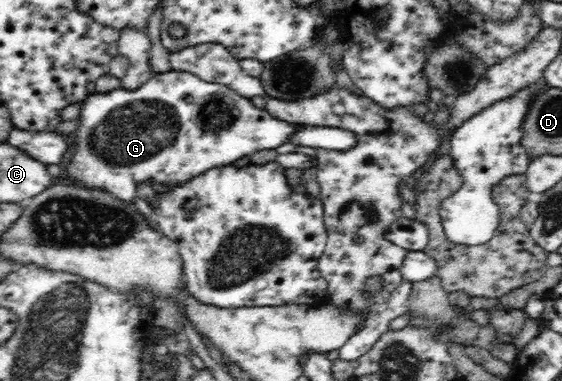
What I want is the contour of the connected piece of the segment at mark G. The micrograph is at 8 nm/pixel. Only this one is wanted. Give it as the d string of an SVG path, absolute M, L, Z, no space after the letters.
M169 70L163 73L153 74L153 77L149 79L149 81L146 81L137 89L129 90L119 87L105 93L99 93L97 91L88 93L87 97L81 102L80 116L78 117L80 122L71 136L71 144L73 144L71 162L65 165L67 177L69 177L71 181L75 181L75 184L78 184L81 187L108 191L117 199L131 205L134 203L135 199L137 199L137 187L143 185L143 182L146 182L147 184L162 183L163 185L185 185L189 183L193 177L205 173L207 169L231 165L234 161L237 161L237 159L250 156L252 153L255 153L255 151L261 151L261 149L275 149L276 147L279 147L279 145L283 145L283 143L290 141L291 136L296 132L296 129L303 126L297 123L289 123L277 119L275 116L272 116L266 108L257 108L251 103L250 98L239 95L227 86L203 81L200 77L195 76L195 74L191 72L179 70Z

